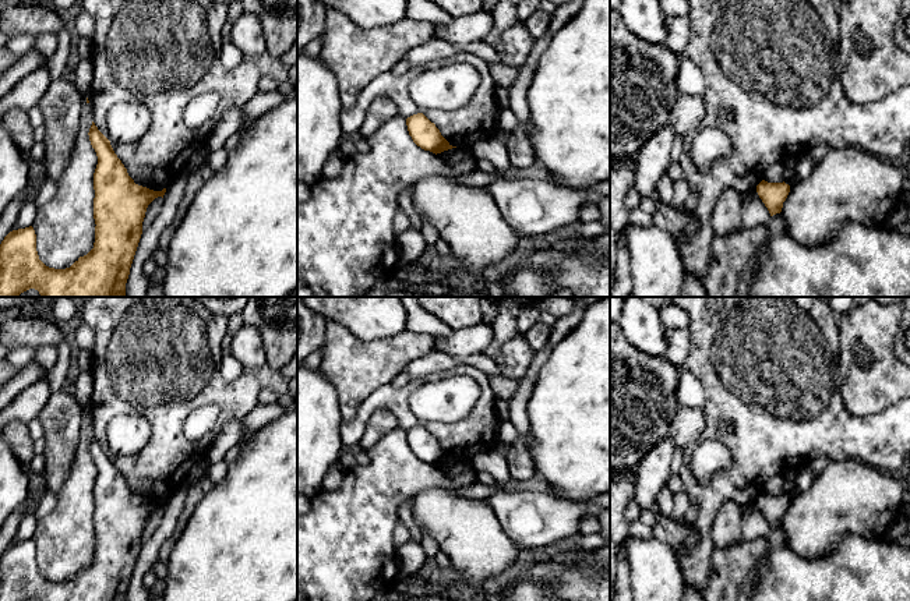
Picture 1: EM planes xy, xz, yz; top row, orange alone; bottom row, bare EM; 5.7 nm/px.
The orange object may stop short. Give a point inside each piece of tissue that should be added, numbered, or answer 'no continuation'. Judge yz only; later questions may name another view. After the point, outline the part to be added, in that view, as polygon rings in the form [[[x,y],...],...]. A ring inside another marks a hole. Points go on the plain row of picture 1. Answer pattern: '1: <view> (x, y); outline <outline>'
no continuation

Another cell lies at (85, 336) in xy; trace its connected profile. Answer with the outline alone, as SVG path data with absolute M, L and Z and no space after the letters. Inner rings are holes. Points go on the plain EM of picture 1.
M80 321L74 333L74 344L80 350L92 351L96 340L95 330L85 322Z

